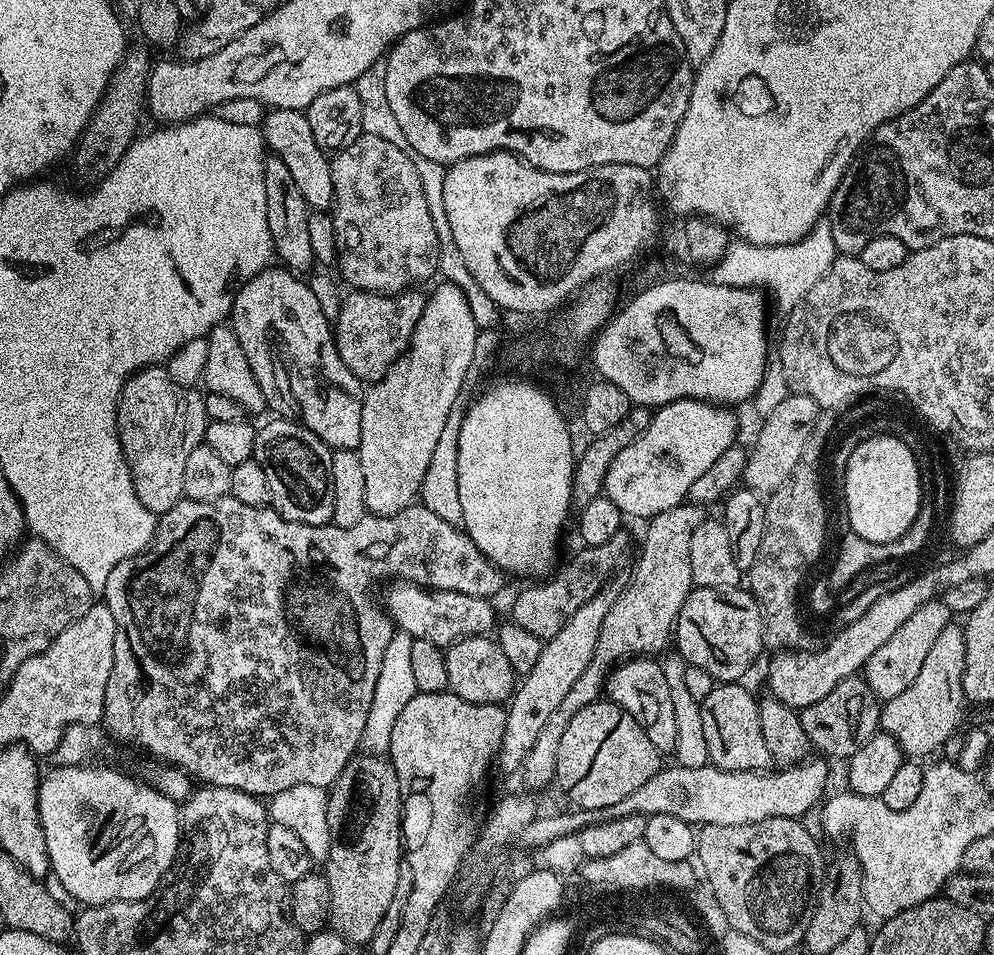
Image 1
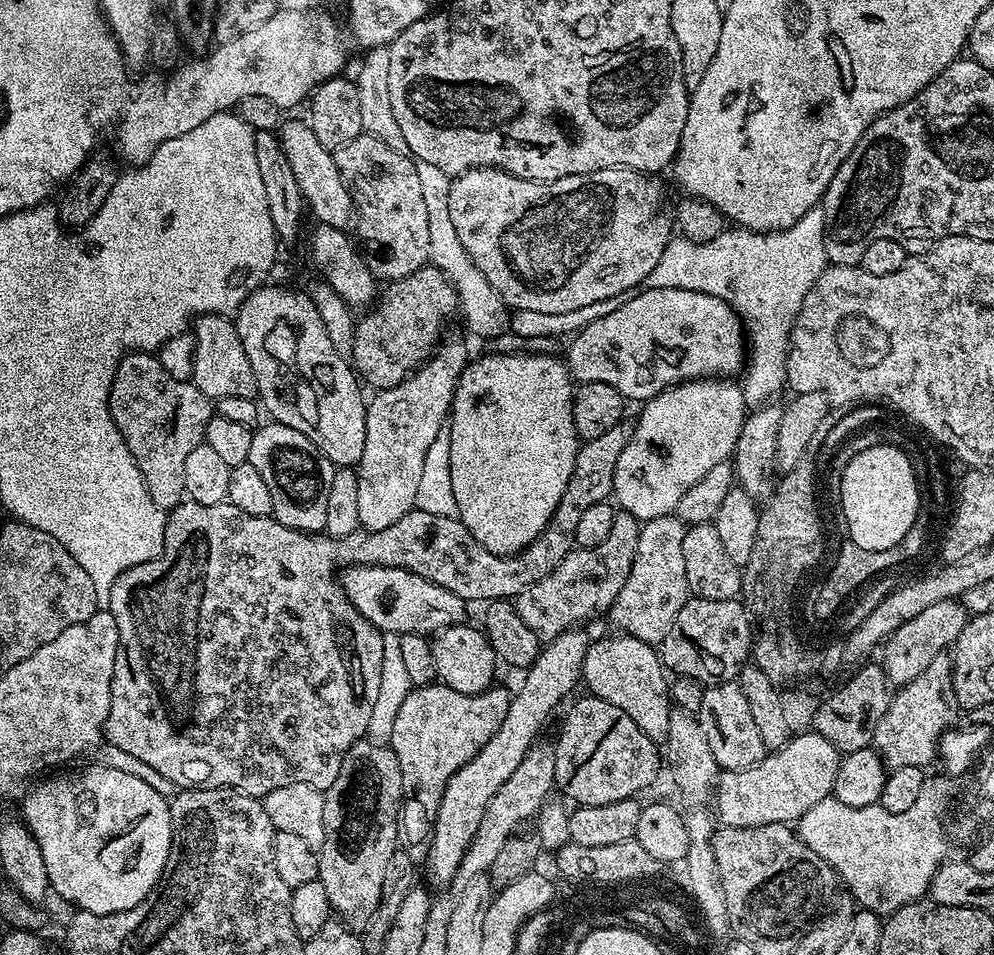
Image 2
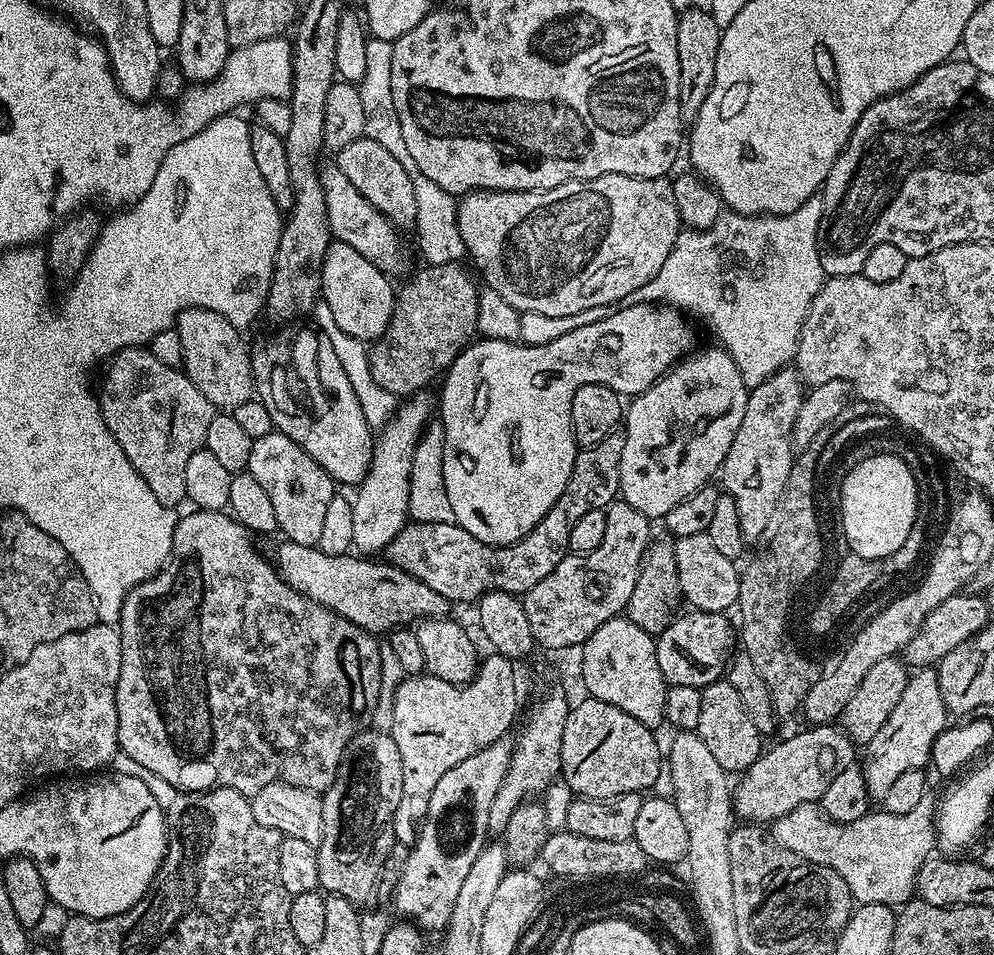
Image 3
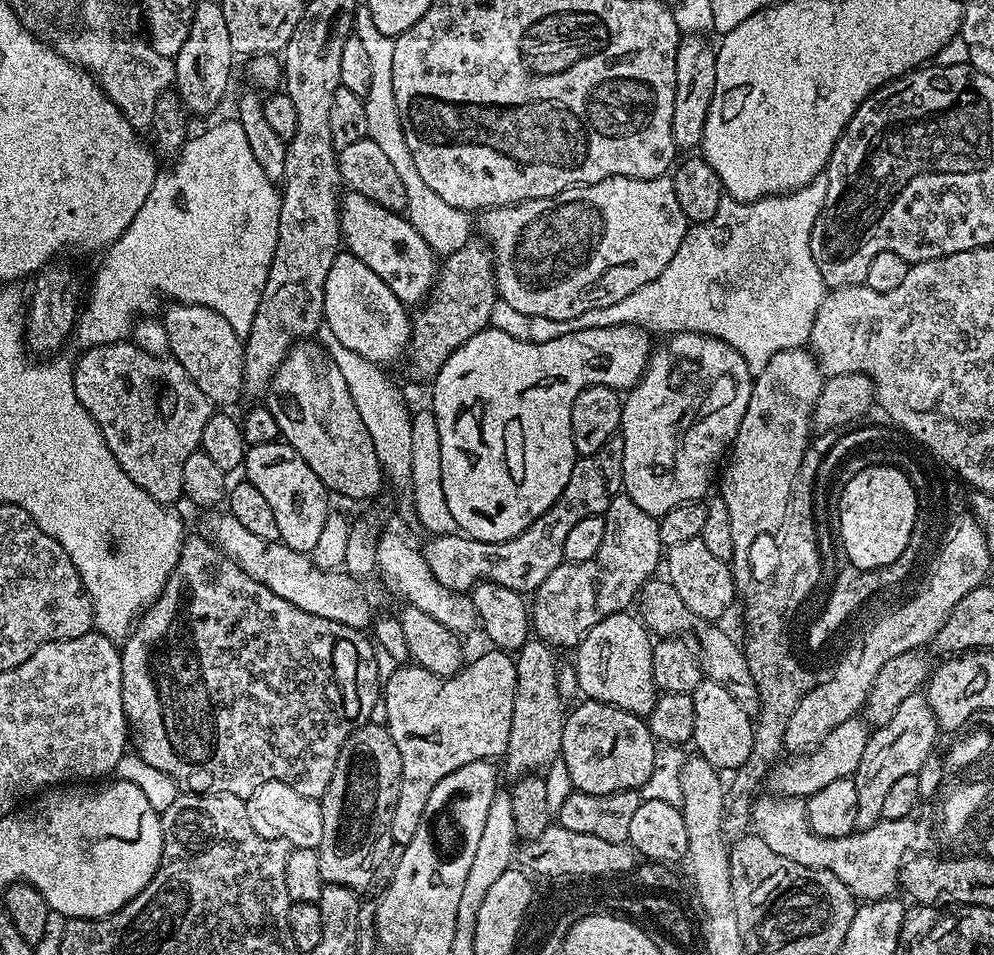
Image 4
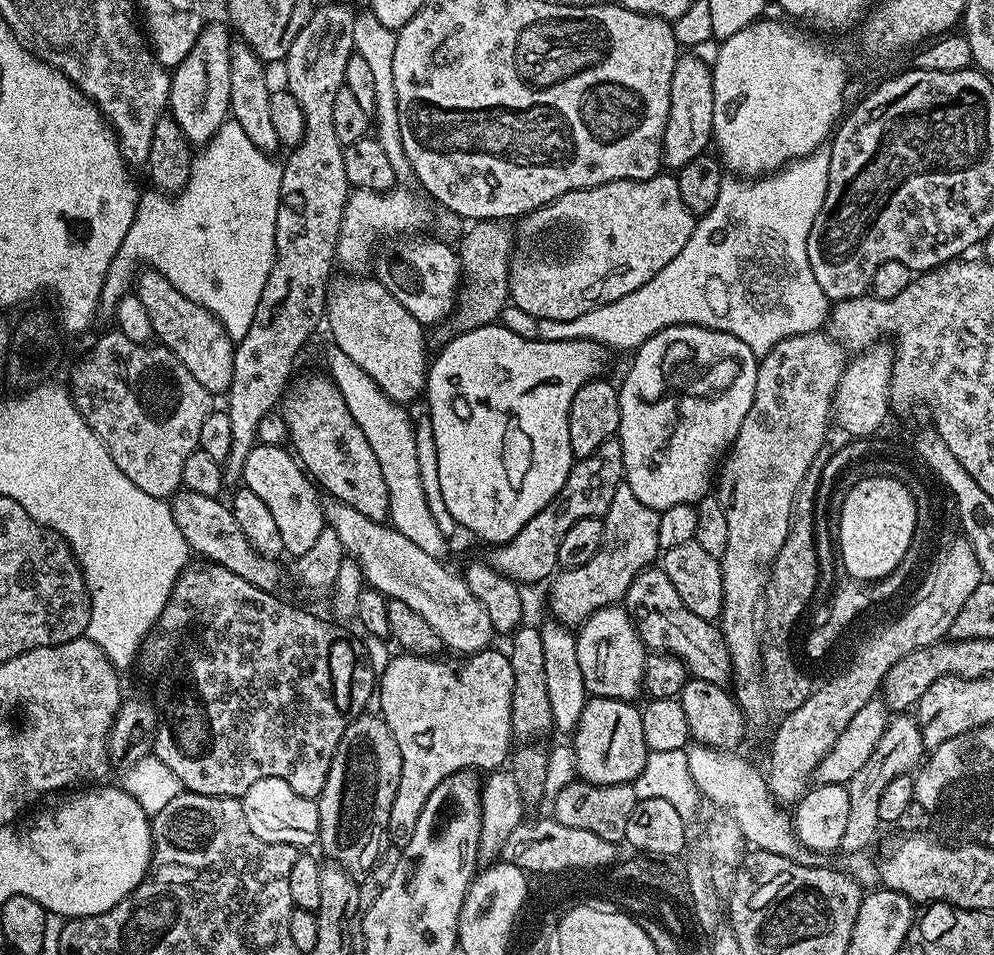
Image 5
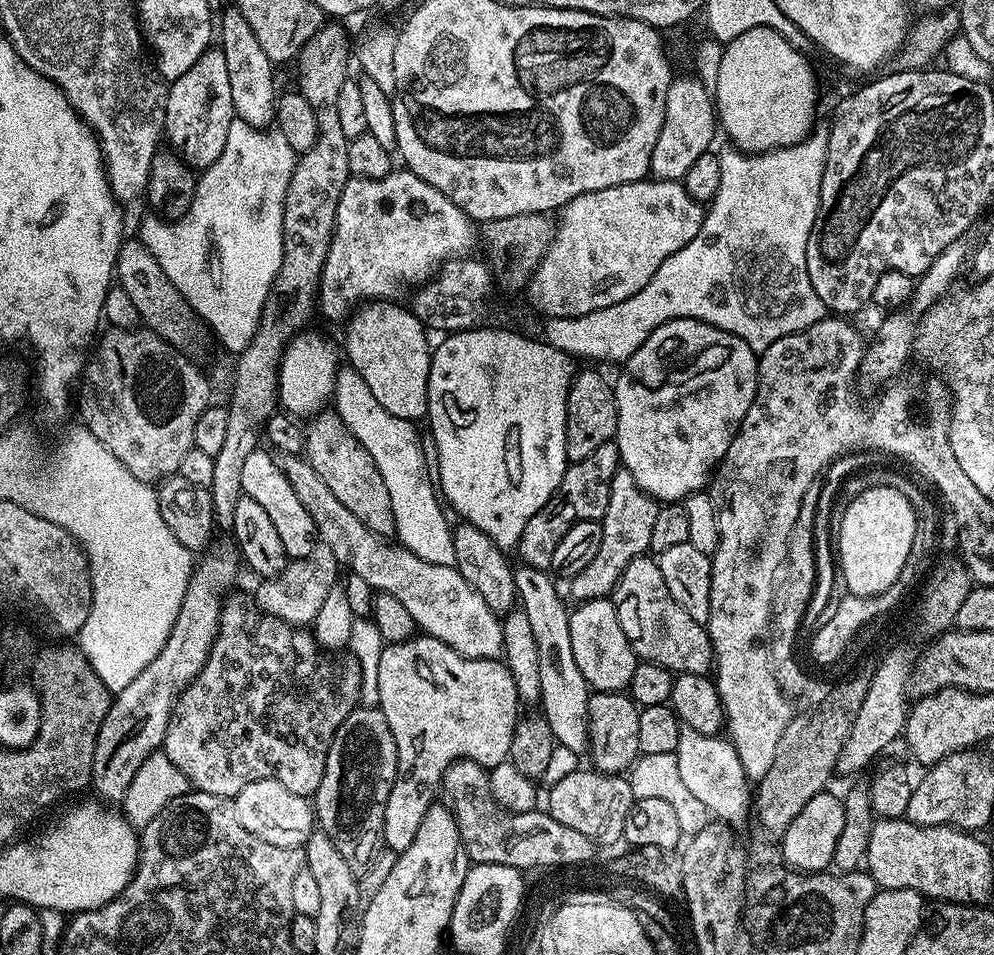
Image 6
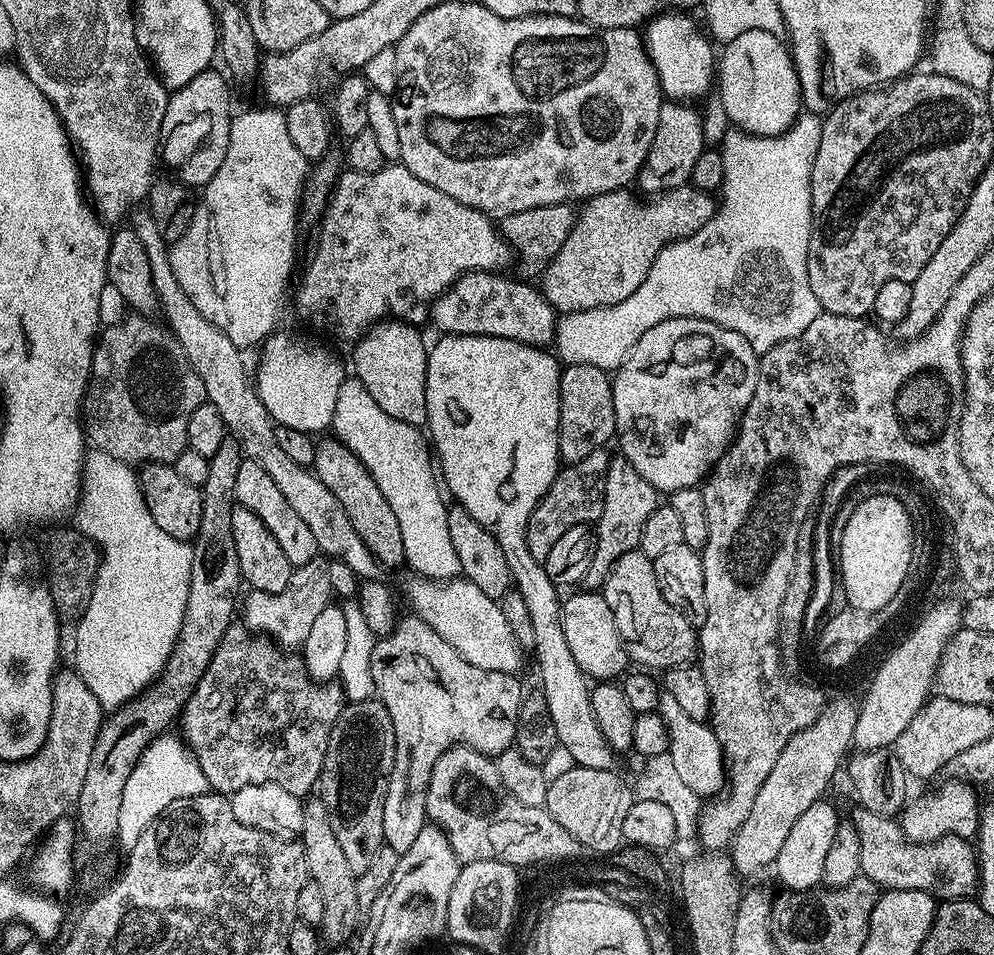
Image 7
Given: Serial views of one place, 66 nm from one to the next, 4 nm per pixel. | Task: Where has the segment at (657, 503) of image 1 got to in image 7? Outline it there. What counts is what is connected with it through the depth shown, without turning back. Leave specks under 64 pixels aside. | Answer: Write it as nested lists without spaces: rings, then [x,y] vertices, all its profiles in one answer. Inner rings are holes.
[[[670,318],[666,322],[658,322],[658,326],[646,330],[646,334],[638,338],[628,357],[620,363],[612,376],[616,436],[618,441],[620,440],[619,451],[628,459],[630,466],[634,466],[634,470],[638,470],[638,474],[642,474],[642,478],[646,478],[646,482],[650,482],[650,486],[656,488],[657,493],[670,494],[674,490],[697,487],[712,471],[712,467],[722,459],[728,445],[732,443],[736,430],[740,427],[740,419],[744,417],[746,406],[750,398],[754,398],[759,373],[758,353],[750,346],[750,342],[746,342],[746,338],[742,338],[742,334],[734,334],[734,330],[726,330],[714,322],[698,318]]]

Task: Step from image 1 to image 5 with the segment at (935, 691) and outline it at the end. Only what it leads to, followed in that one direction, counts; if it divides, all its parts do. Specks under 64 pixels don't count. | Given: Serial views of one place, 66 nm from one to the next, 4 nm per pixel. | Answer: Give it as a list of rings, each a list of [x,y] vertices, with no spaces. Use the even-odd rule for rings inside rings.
[[[893,715],[882,738],[878,738],[878,746],[874,746],[874,754],[870,754],[862,770],[858,770],[858,774],[854,774],[854,778],[850,778],[850,782],[846,785],[850,794],[850,819],[846,822],[846,831],[842,833],[842,842],[839,846],[841,853],[860,852],[875,842],[876,831],[882,828],[882,821],[878,818],[878,801],[882,798],[882,790],[894,778],[909,775],[921,763],[925,752],[922,730],[915,715]]]

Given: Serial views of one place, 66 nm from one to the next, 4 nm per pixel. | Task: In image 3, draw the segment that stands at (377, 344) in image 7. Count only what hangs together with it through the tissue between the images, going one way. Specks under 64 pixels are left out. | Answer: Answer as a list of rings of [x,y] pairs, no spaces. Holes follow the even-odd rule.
[[[341,240],[328,244],[320,271],[320,296],[330,306],[338,326],[350,336],[374,342],[385,332],[395,308],[396,290],[391,284],[391,279],[354,247]]]

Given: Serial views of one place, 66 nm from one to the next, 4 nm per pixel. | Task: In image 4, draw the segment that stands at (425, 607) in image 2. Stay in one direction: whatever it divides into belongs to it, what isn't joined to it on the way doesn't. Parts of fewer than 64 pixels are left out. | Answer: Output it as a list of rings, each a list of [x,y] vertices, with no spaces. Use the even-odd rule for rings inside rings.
[[[212,510],[204,520],[203,535],[246,574],[262,582],[278,598],[286,598],[298,610],[306,610],[306,614],[318,614],[318,618],[330,618],[339,624],[351,628],[367,629],[373,623],[372,600],[364,589],[363,579],[351,576],[343,570],[325,570],[313,564],[311,555],[290,550],[290,546],[279,542],[269,542],[258,538],[258,534],[250,534],[238,518],[234,518],[227,510]],[[369,623],[369,624],[368,624]],[[368,624],[368,625],[367,625]]]

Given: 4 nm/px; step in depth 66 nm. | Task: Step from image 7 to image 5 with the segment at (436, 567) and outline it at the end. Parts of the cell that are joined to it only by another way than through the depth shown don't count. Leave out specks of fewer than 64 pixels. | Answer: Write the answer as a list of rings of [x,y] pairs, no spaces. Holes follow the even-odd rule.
[[[333,342],[327,343],[326,364],[329,379],[338,386],[342,399],[346,402],[346,410],[350,410],[350,418],[358,422],[362,434],[366,434],[366,442],[370,442],[370,450],[374,450],[374,458],[378,458],[378,466],[382,466],[382,478],[386,478],[388,491],[388,514],[391,527],[406,534],[406,538],[410,538],[414,546],[426,550],[426,554],[443,557],[446,537],[441,530],[438,530],[427,502],[426,492],[422,488],[413,417],[408,417],[404,413],[405,409],[392,401],[379,388],[378,383],[374,382],[361,366],[358,366]]]

